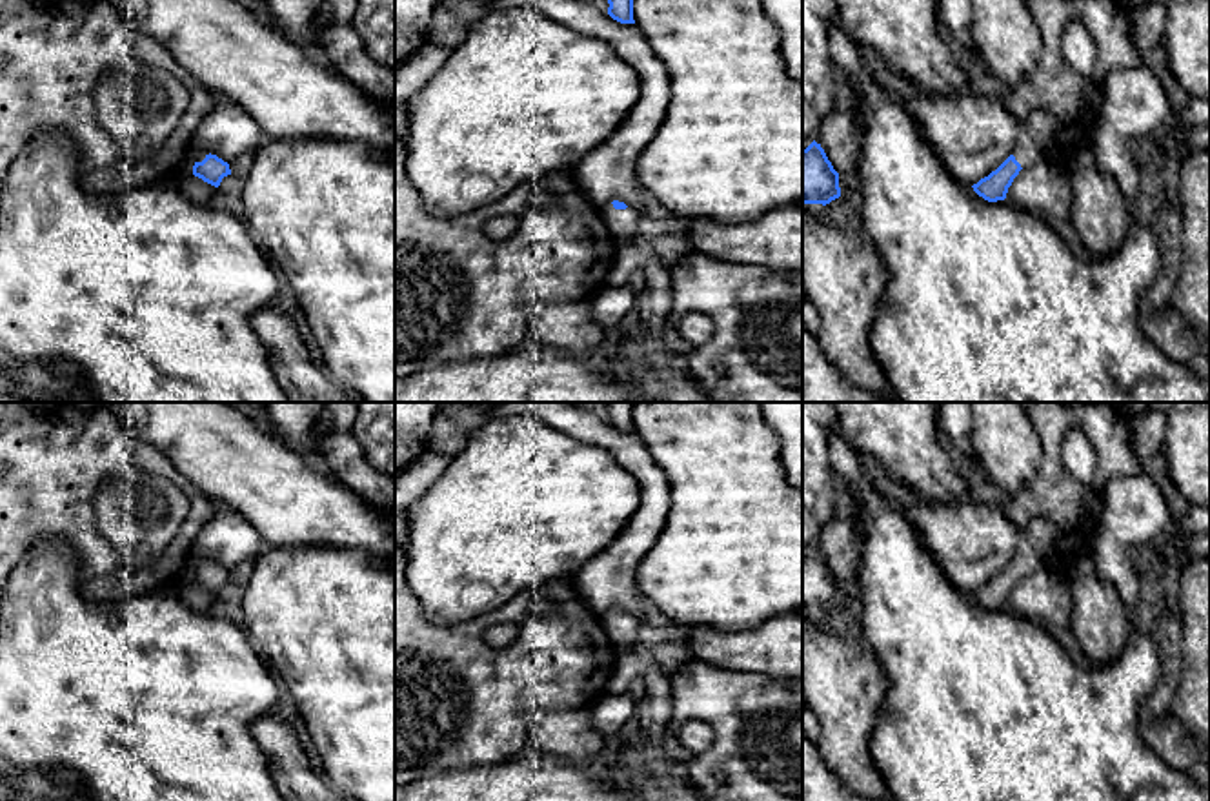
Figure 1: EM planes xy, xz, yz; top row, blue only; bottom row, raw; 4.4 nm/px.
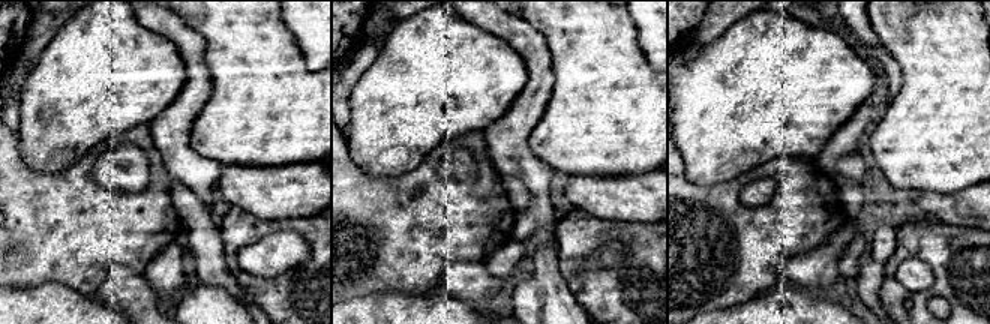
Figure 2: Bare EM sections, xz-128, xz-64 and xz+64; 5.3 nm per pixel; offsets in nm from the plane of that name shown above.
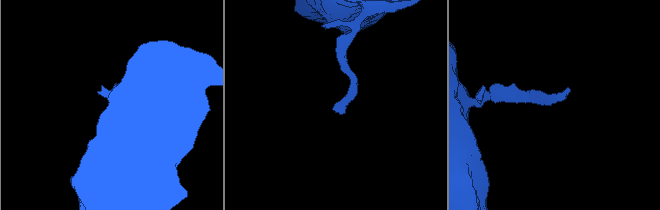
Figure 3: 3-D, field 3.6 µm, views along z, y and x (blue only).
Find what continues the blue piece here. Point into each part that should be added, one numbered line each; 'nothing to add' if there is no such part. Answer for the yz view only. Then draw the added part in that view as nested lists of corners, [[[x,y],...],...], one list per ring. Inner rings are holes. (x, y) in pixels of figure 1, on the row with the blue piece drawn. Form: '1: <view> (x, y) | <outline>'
1: yz (1038, 131) | [[[1034,111],[1023,124],[1017,137],[1017,144],[1012,151],[1023,169],[1037,164],[1046,157],[1048,147],[1054,142],[1057,131],[1057,120],[1048,111]]]

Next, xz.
1: xz (621, 223) | [[[611,202],[600,208],[602,220],[620,244],[633,244],[637,237],[639,213],[631,208],[615,209]]]

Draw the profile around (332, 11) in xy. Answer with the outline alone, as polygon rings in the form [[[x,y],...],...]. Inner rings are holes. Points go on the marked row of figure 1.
[[[324,0],[317,13],[320,24],[344,24],[351,22],[358,0]]]

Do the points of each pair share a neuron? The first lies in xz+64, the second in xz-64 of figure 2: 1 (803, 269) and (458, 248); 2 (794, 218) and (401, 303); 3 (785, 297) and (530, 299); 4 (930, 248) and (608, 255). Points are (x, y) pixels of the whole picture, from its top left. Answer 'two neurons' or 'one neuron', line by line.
1: two neurons
2: two neurons
3: two neurons
4: two neurons

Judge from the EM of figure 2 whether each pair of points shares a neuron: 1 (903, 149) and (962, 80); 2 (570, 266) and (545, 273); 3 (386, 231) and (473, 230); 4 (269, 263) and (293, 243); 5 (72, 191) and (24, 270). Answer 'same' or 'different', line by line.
1: same
2: different
3: same
4: same
5: same

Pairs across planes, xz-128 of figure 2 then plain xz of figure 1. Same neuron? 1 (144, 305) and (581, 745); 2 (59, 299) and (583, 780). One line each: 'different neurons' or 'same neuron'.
1: same neuron
2: same neuron

